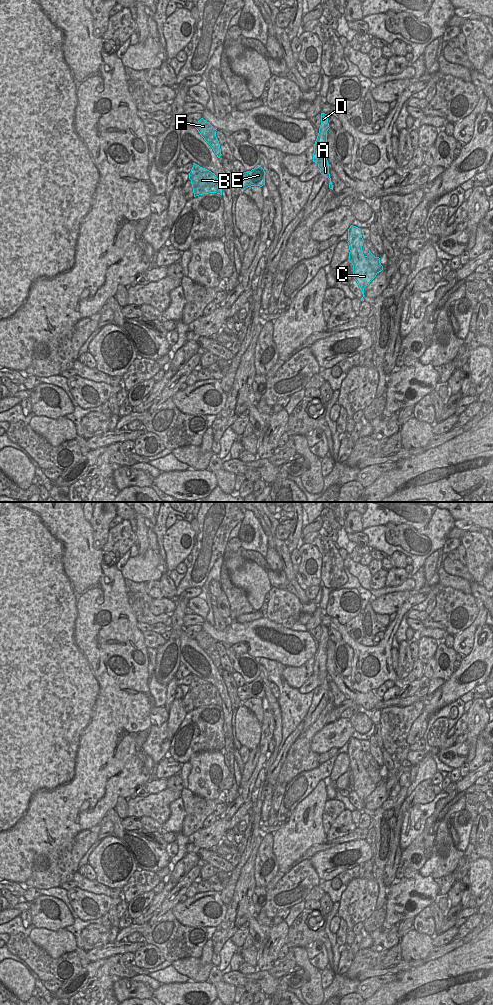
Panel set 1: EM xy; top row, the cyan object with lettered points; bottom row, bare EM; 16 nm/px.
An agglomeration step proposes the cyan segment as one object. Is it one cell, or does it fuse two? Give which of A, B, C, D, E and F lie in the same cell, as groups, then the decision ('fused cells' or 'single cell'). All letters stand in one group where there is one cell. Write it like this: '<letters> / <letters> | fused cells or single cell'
A C D / B E F | fused cells

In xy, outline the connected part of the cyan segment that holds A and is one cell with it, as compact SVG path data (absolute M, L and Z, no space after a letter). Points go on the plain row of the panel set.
M321 625L321 637L319 640L319 645L317 648L317 651L314 656L314 665L313 665L313 674L318 676L318 679L320 680L320 685L330 692L329 700L333 702L333 697L331 694L330 686L329 686L329 677L328 672L326 669L326 661L327 661L327 643L329 641L329 635L328 635L328 627L325 625Z

